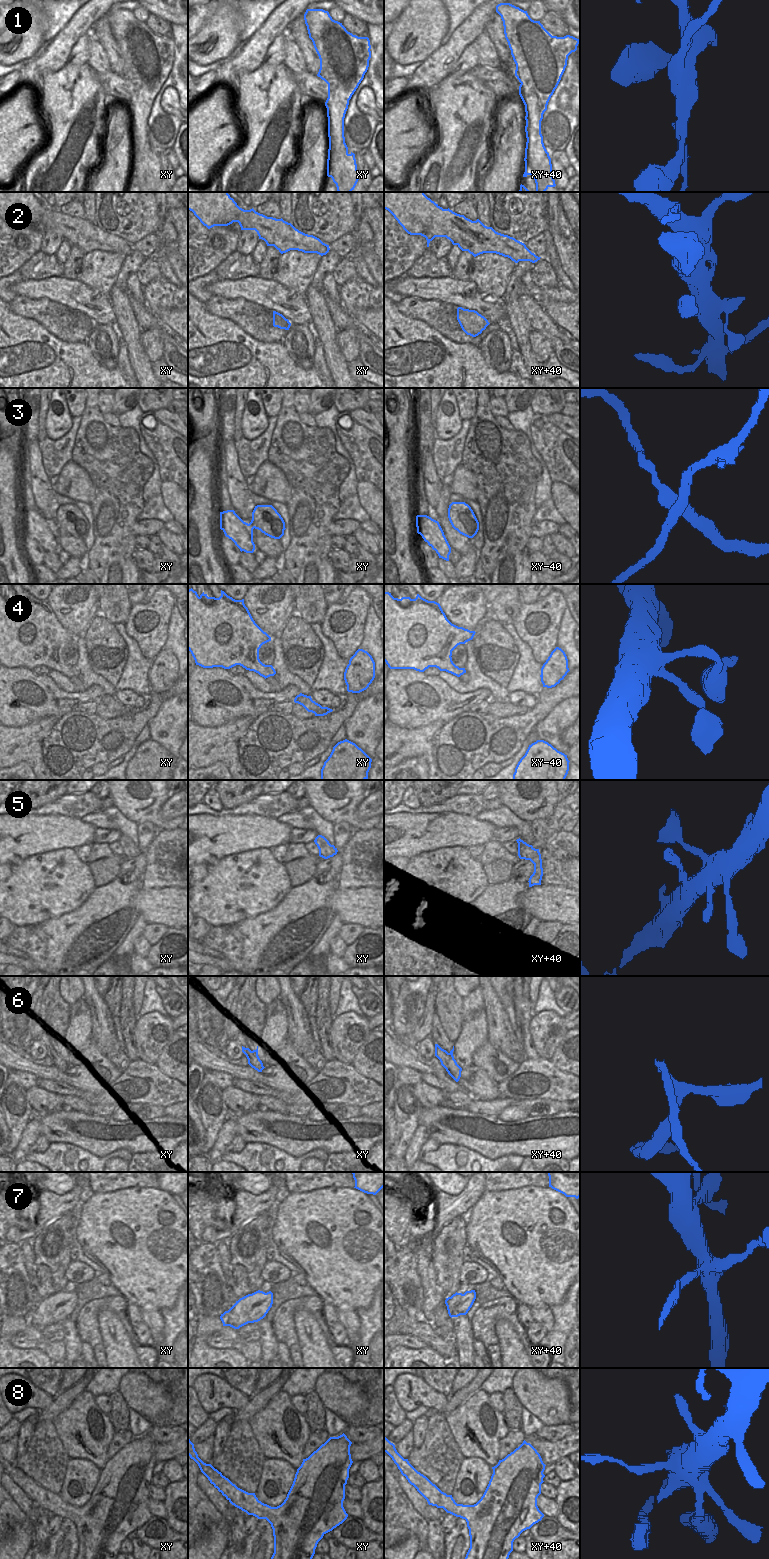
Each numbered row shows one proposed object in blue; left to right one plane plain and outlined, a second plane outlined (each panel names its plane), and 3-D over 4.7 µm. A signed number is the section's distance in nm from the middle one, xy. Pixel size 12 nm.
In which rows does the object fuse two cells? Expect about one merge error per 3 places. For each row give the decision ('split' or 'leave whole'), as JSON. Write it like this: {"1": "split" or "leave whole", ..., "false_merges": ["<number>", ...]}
{"1": "split", "2": "leave whole", "3": "split", "4": "leave whole", "5": "leave whole", "6": "split", "7": "leave whole", "8": "split", "false_merges": ["1", "3", "6", "8"]}

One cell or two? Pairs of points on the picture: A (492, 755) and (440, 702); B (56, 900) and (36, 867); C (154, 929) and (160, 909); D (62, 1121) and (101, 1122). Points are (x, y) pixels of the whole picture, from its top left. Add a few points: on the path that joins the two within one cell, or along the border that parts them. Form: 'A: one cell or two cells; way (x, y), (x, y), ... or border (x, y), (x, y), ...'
A: two cells; border (469, 710), (457, 714), (445, 724)
B: one cell; way (48, 892), (41, 885), (38, 875)
C: two cells; border (147, 922), (163, 923), (169, 927)
D: one cell; way (72, 1121), (91, 1122)

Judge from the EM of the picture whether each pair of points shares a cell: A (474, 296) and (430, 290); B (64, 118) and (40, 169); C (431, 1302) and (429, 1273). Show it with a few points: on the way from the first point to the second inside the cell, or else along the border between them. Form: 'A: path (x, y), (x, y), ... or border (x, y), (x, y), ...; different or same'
A: path (463, 291), (441, 290); same
B: path (64, 131), (64, 145), (53, 156); same
C: path (431, 1295), (429, 1280); same

